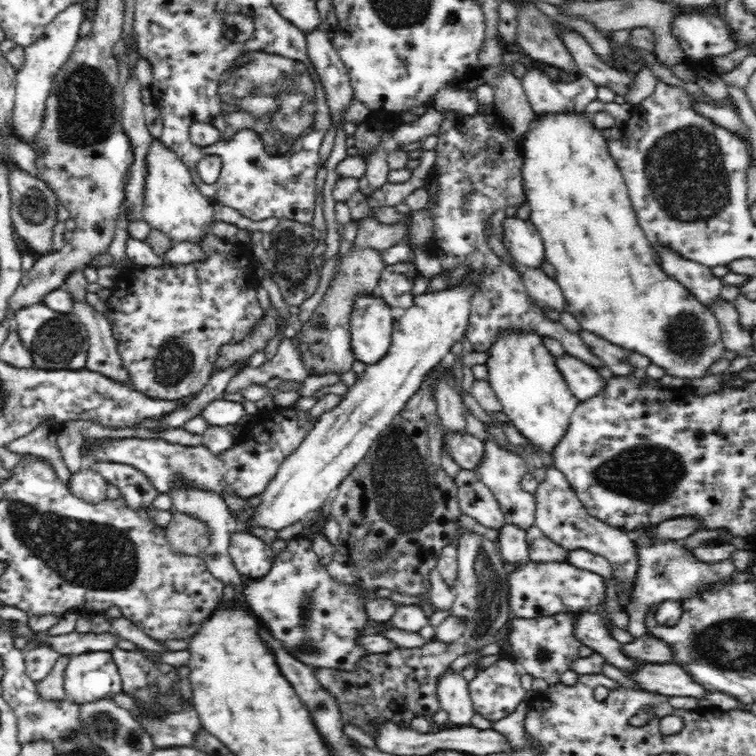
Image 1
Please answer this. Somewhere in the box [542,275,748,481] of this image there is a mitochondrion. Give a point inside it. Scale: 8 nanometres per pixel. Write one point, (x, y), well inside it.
(684, 332)

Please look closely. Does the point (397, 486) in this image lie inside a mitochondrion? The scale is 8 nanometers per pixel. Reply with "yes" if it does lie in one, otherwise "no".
yes

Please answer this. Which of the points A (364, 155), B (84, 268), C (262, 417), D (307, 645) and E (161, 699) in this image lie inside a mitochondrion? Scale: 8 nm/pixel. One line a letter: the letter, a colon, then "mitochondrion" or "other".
A: other
B: other
C: other
D: mitochondrion
E: mitochondrion

